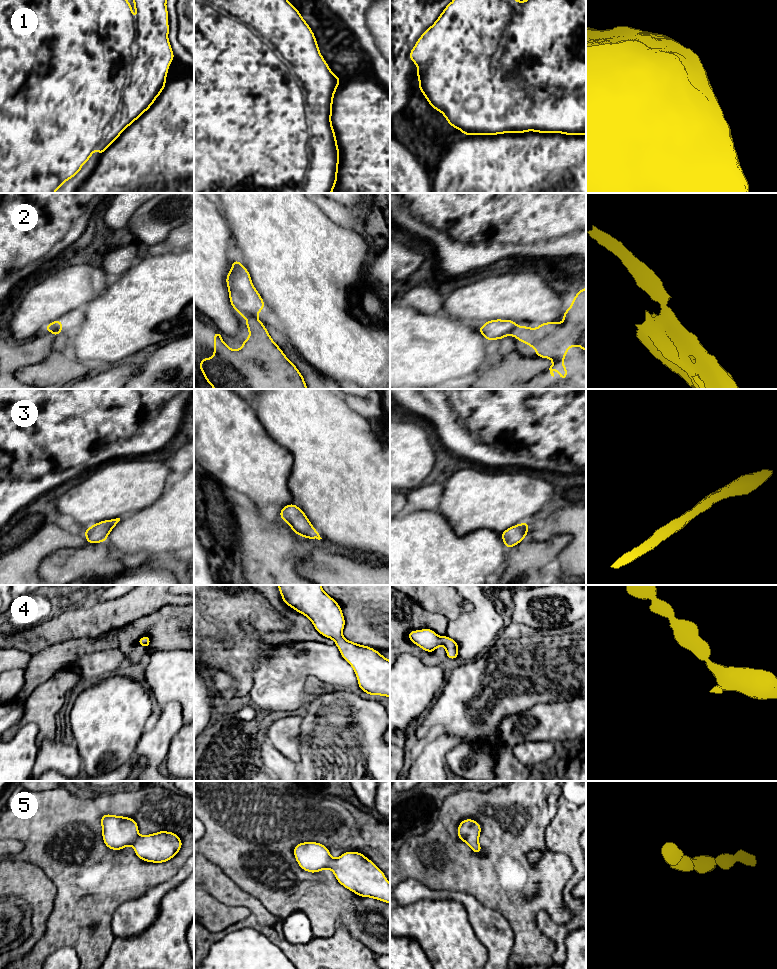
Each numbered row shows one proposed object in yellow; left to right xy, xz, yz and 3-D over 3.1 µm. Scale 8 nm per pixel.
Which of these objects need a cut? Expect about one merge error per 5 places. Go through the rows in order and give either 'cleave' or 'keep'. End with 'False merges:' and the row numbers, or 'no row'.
1: keep
2: cleave
3: keep
4: keep
5: keep
False merges: 2

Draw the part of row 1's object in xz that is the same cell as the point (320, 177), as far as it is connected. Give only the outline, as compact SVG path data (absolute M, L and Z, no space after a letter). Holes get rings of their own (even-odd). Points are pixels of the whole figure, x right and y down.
M194 0L194 193L331 193L339 163L339 148L331 123L332 102L339 79L320 54L311 28L288 0Z

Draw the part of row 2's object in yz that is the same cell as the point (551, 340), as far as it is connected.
M586 287L581 289L572 300L570 308L563 313L564 321L542 323L539 327L533 329L527 326L515 326L511 336L519 341L529 344L531 348L536 349L536 356L550 358L554 363L550 366L550 374L554 377L554 369L557 368L560 374L560 380L567 378L567 368L562 364L566 357L566 351L572 346L580 346L586 352Z

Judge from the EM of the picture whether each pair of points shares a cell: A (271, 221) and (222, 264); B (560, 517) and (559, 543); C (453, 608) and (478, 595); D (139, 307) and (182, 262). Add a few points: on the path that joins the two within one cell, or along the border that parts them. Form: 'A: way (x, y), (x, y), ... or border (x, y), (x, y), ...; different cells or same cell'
A: border (230, 229), (230, 235), (238, 259); different cells
B: border (572, 536), (556, 535), (549, 539), (536, 540); different cells
C: border (460, 595), (465, 601); different cells
D: way (150, 296), (173, 273); same cell

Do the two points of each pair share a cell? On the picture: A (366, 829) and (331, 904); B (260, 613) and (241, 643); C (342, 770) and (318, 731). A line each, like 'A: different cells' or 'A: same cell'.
A: same cell
B: same cell
C: same cell

